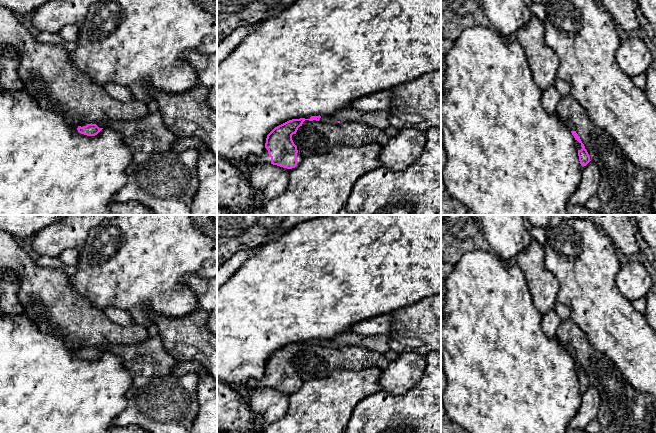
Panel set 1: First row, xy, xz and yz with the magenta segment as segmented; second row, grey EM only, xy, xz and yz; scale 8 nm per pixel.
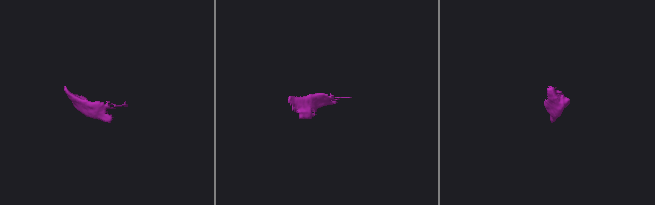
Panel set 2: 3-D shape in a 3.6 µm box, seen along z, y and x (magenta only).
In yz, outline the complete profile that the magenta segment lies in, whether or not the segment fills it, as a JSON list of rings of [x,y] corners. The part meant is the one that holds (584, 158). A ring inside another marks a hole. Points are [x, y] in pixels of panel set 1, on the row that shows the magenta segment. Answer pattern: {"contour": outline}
{"contour": [[[565,121],[563,123],[571,131],[572,135],[575,138],[575,144],[576,144],[576,147],[578,150],[578,156],[579,156],[580,164],[582,166],[586,166],[591,161],[590,156],[589,156],[587,150],[585,149],[585,146],[582,143],[580,137],[576,133],[576,128],[575,128],[574,124],[570,121]]]}

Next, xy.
{"contour": [[[152,111],[133,121],[112,120],[97,124],[80,124],[77,130],[81,134],[95,136],[104,127],[120,133],[132,154],[126,169],[127,175],[151,155],[171,151],[173,144],[180,138],[165,126],[159,111]]]}

